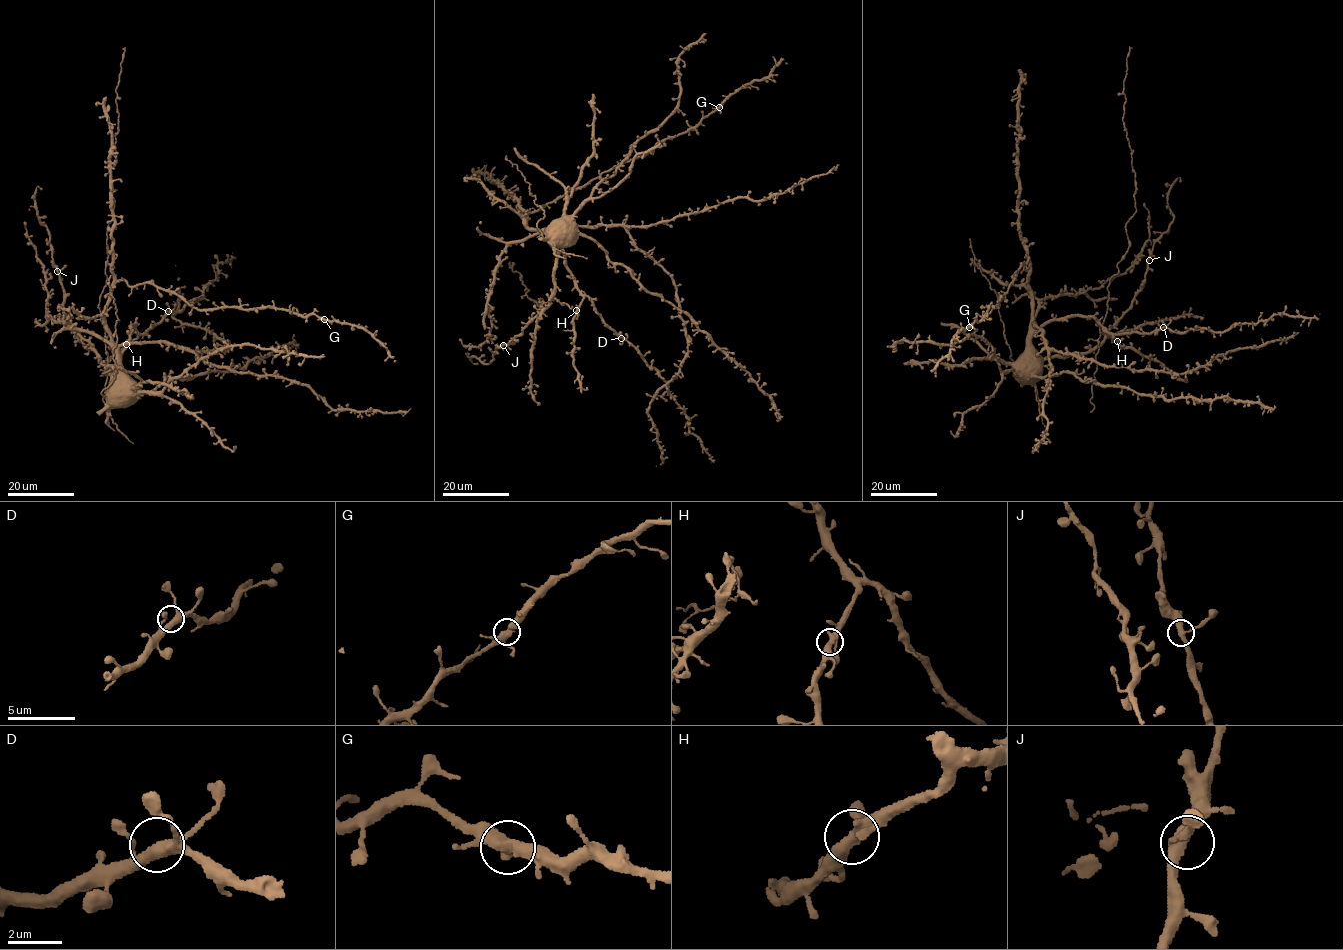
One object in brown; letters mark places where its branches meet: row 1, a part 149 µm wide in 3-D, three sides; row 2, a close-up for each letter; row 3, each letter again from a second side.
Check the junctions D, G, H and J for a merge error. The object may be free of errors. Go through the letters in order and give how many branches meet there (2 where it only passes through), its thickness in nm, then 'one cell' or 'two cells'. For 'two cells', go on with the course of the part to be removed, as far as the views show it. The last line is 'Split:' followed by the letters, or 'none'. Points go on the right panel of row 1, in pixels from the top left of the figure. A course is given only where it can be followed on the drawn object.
D: 3 | 360 nm | one cell
G: 3 | 360 nm | one cell
H: 3 | 360 nm | one cell
J: 3 | 360 nm | one cell
Split: none

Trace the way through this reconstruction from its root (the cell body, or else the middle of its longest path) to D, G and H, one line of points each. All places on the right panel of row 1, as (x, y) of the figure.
D: (1028, 360), (1023, 354), (1029, 338), (1054, 320), (1089, 316), (1113, 334), (1151, 334), (1163, 327)
G: (1028, 360), (1023, 355), (1032, 309), (1028, 257), (998, 305), (989, 307), (985, 315), (970, 327)
H: (1028, 360), (1023, 354), (1029, 338), (1048, 323), (1067, 317), (1092, 317), (1117, 341)

